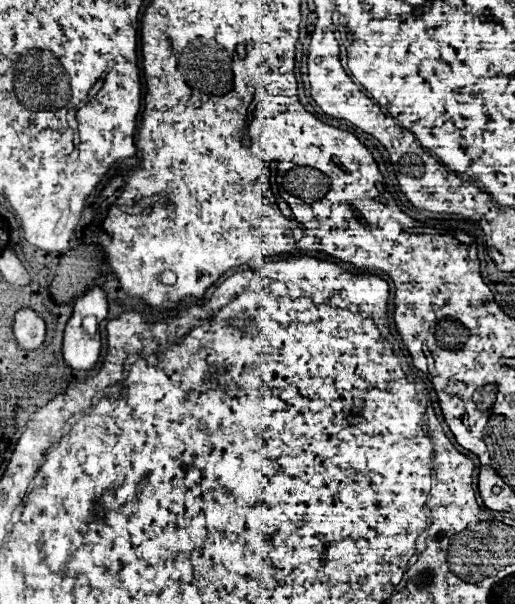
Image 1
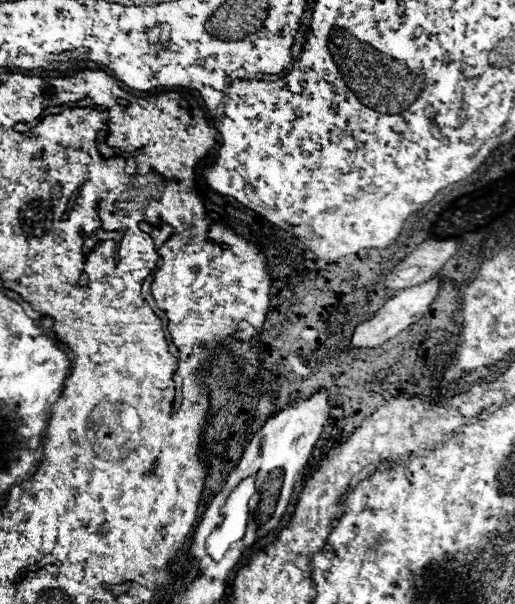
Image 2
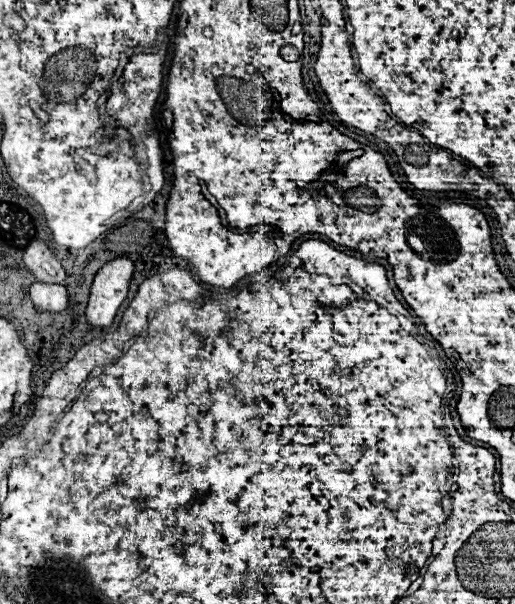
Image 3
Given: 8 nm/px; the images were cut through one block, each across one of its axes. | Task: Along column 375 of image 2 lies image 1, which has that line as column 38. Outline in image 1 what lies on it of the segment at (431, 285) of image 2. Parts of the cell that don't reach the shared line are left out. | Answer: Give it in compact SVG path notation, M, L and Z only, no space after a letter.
M22 308L14 314L14 326L12 326L14 338L20 348L24 350L36 350L42 346L46 336L44 320L30 308Z

